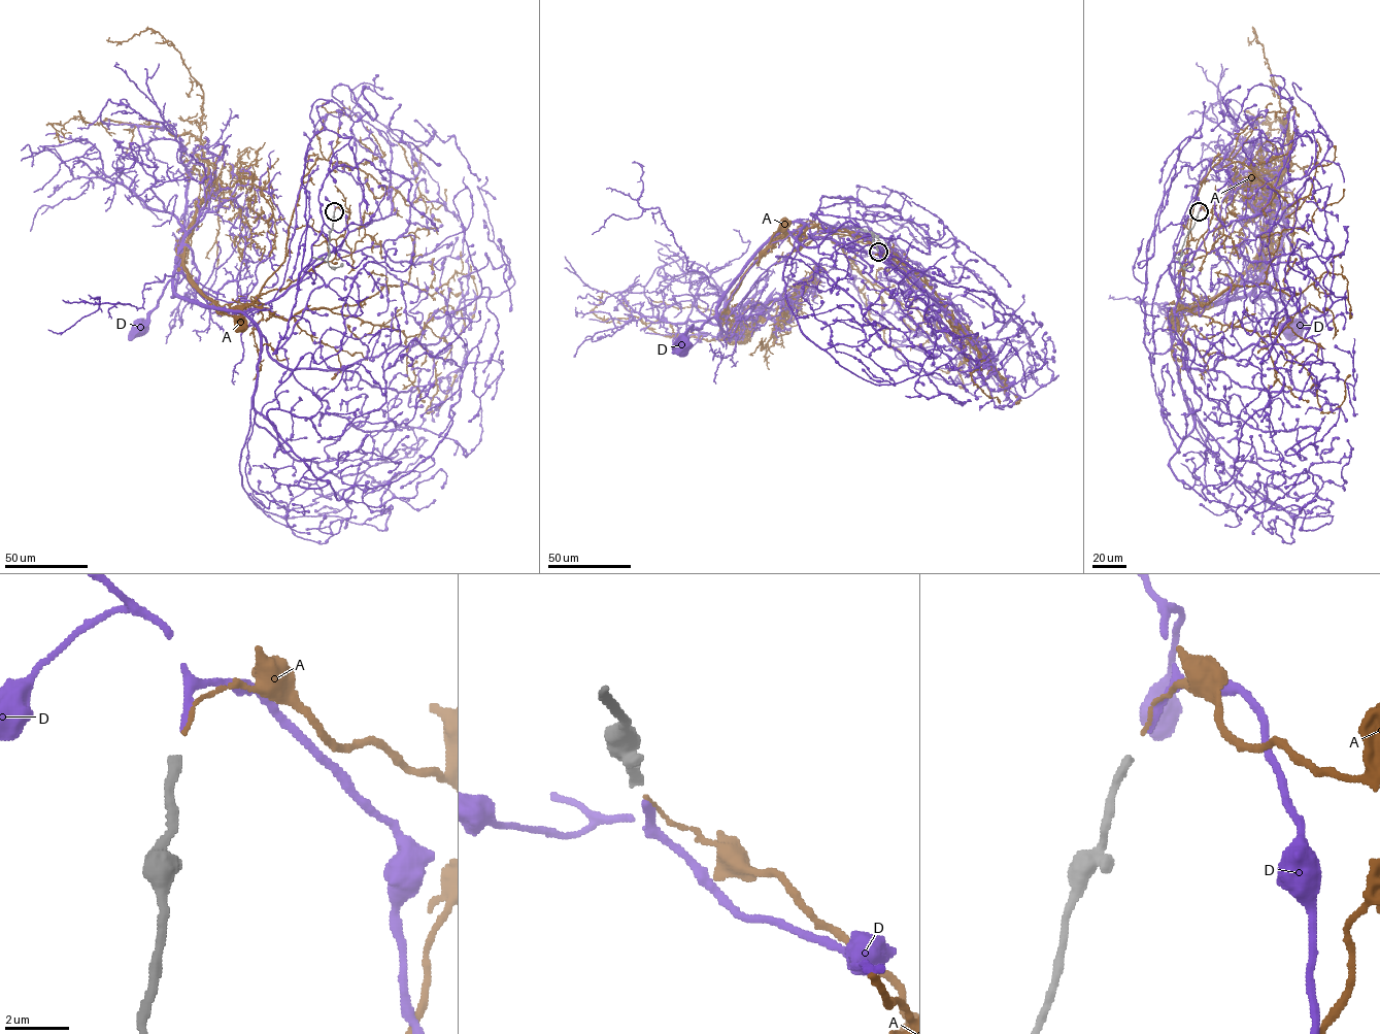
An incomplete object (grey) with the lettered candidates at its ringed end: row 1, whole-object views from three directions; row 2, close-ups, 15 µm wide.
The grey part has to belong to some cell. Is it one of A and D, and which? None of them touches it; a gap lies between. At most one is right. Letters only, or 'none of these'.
D

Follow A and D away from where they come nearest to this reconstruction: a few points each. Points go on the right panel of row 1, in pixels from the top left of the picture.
A: (1200, 209), (1212, 218), (1182, 269), (1179, 286), (1196, 295), (1198, 304), (1190, 309), (1183, 305), (1173, 327)
D: (1200, 209), (1209, 232), (1180, 266), (1188, 307), (1177, 312), (1264, 280), (1291, 329)

